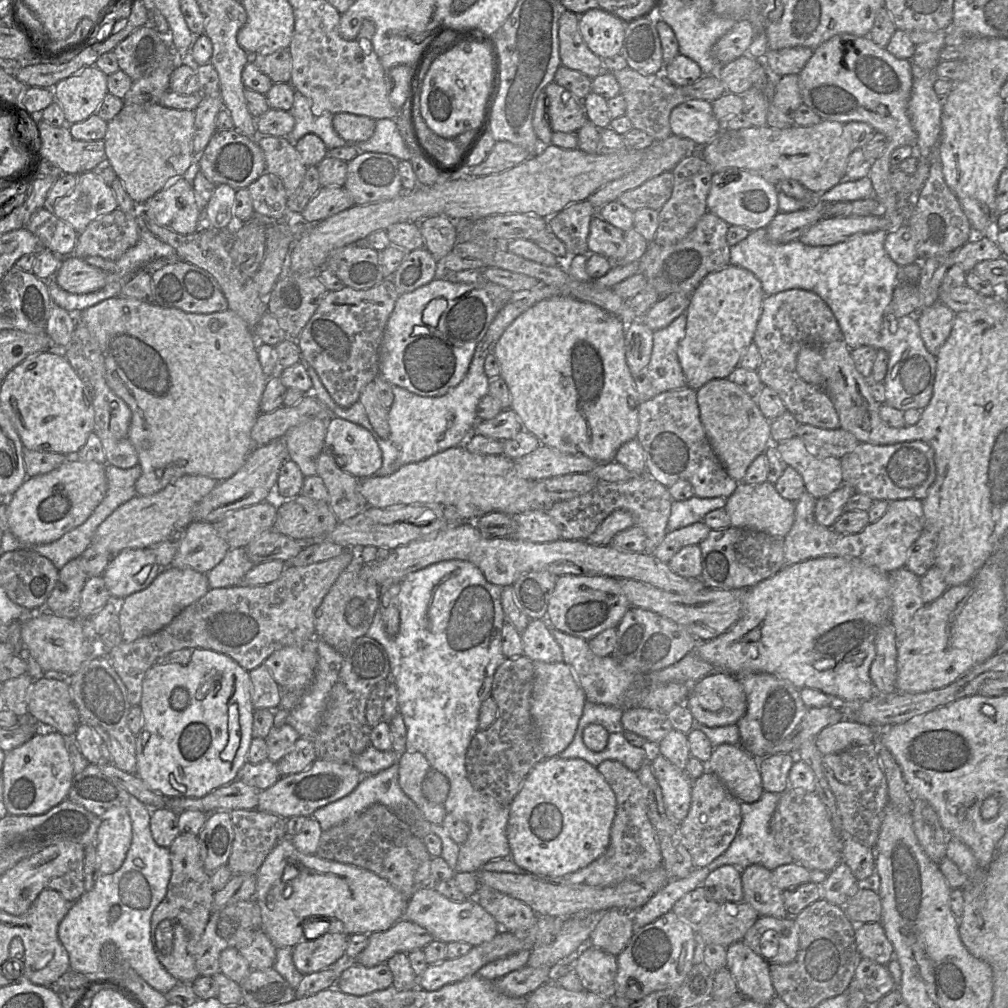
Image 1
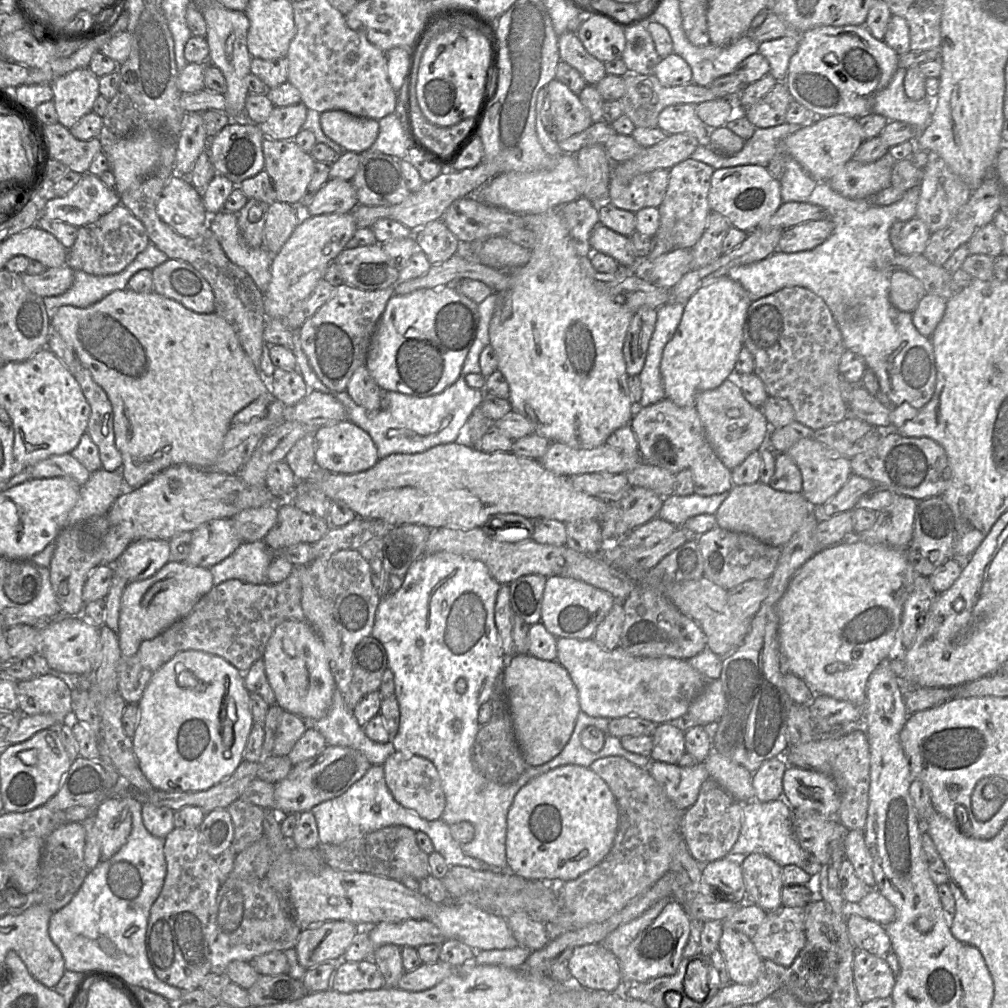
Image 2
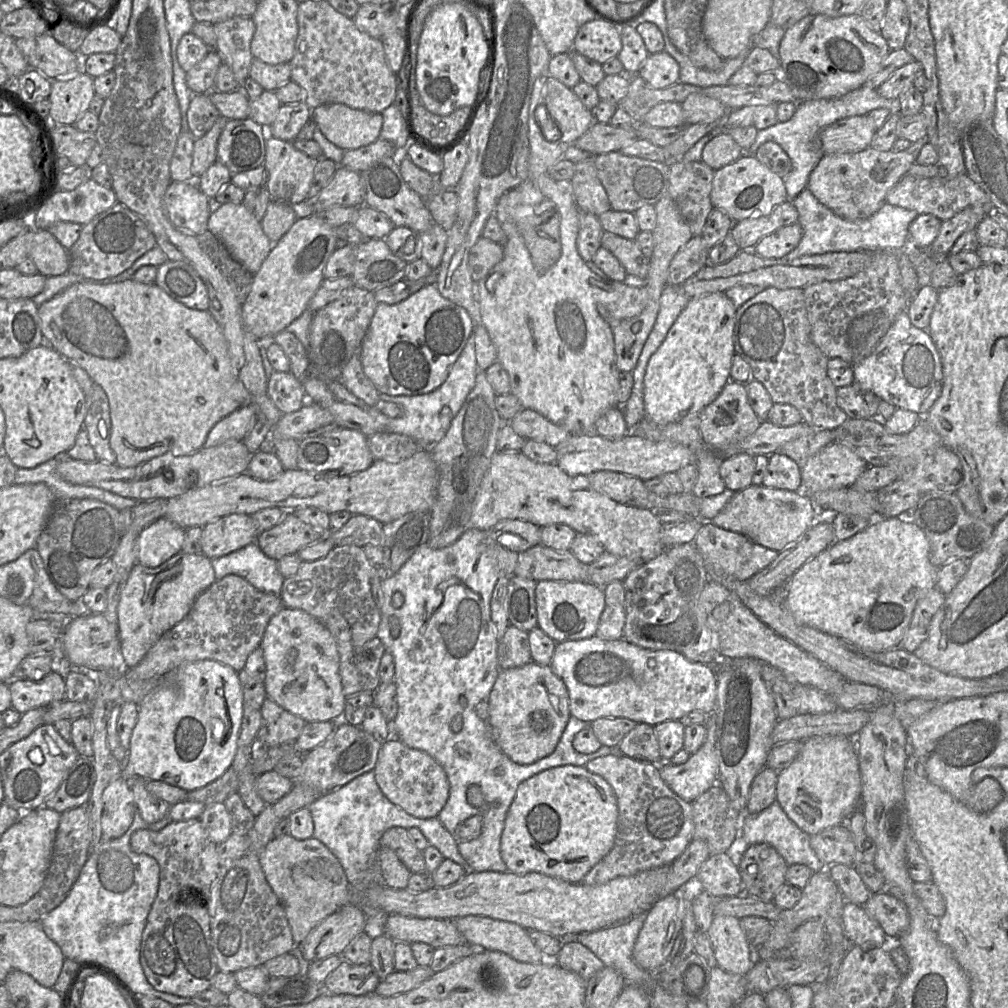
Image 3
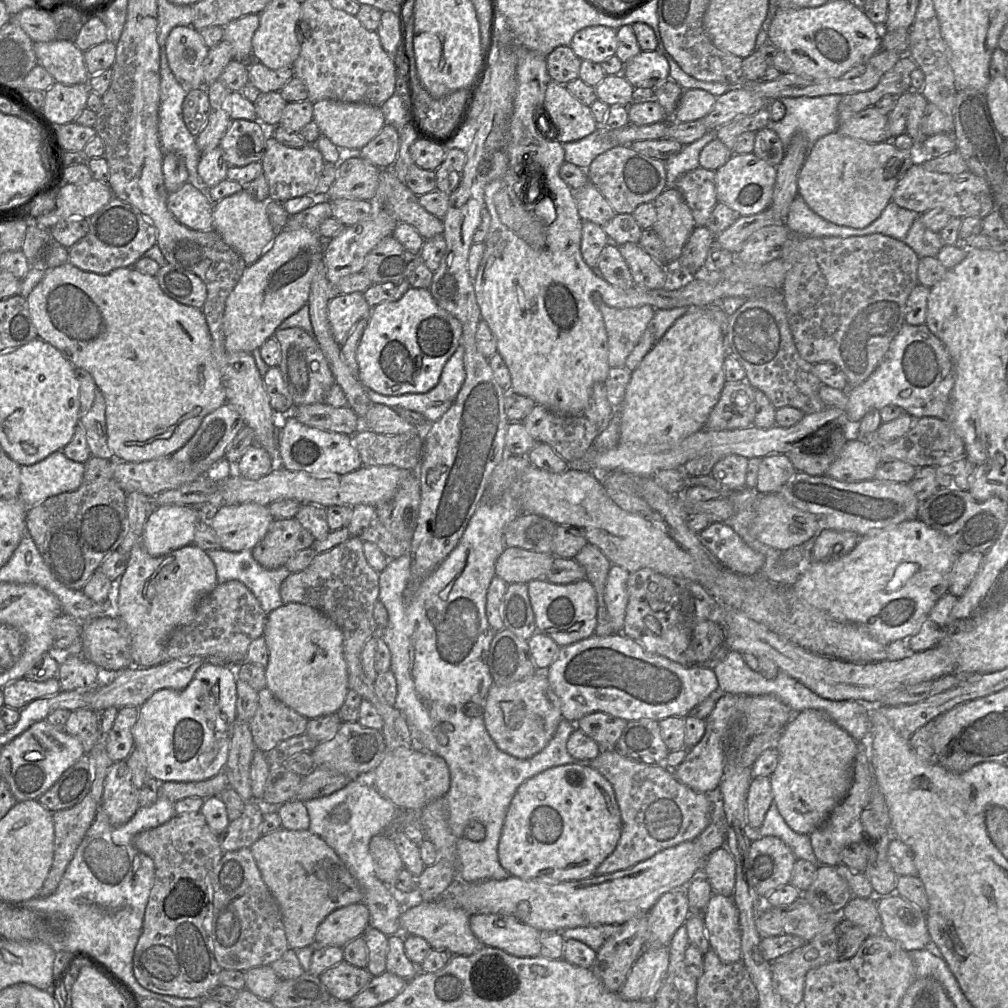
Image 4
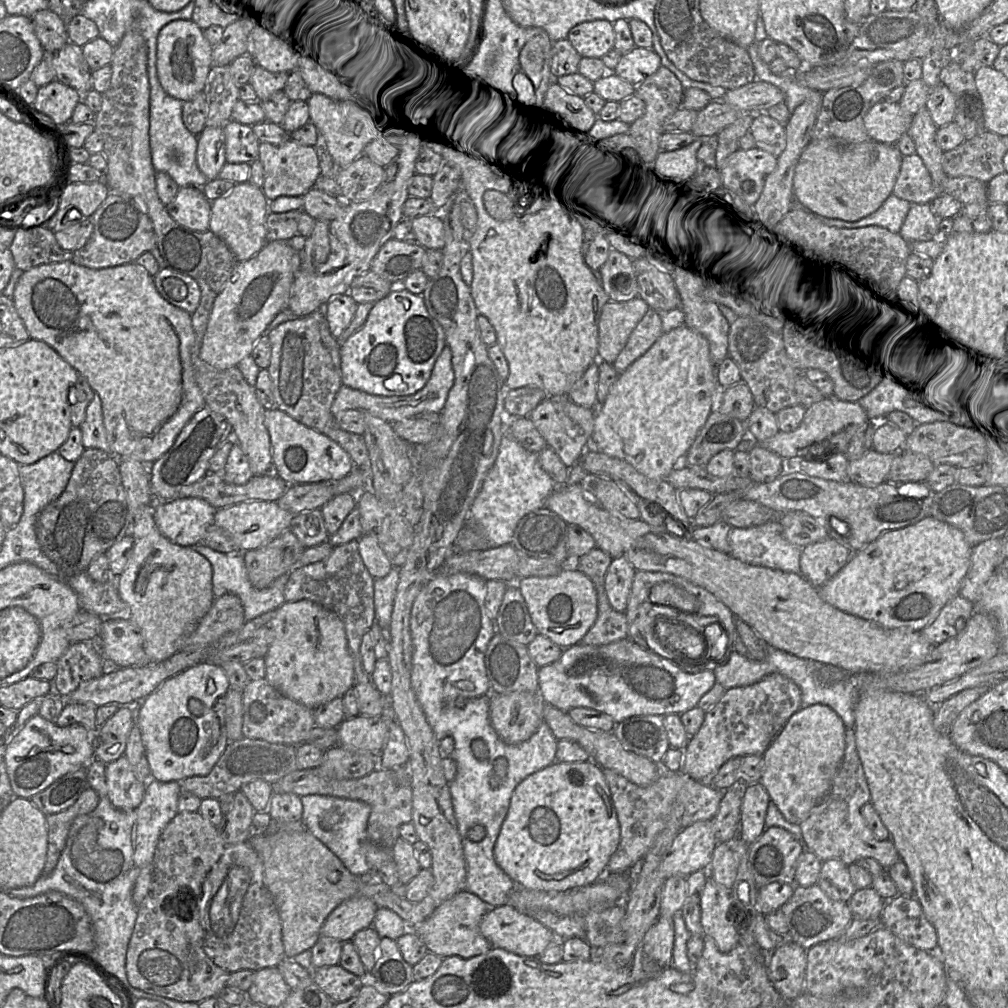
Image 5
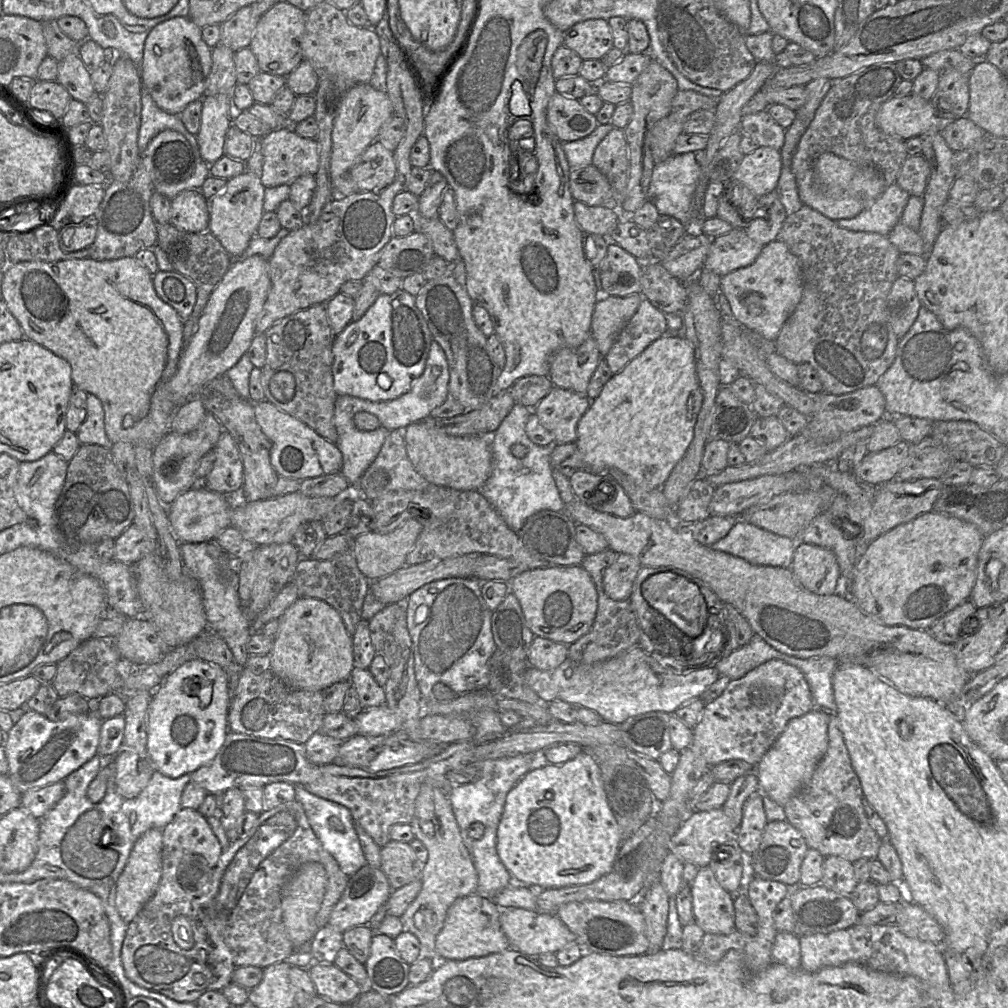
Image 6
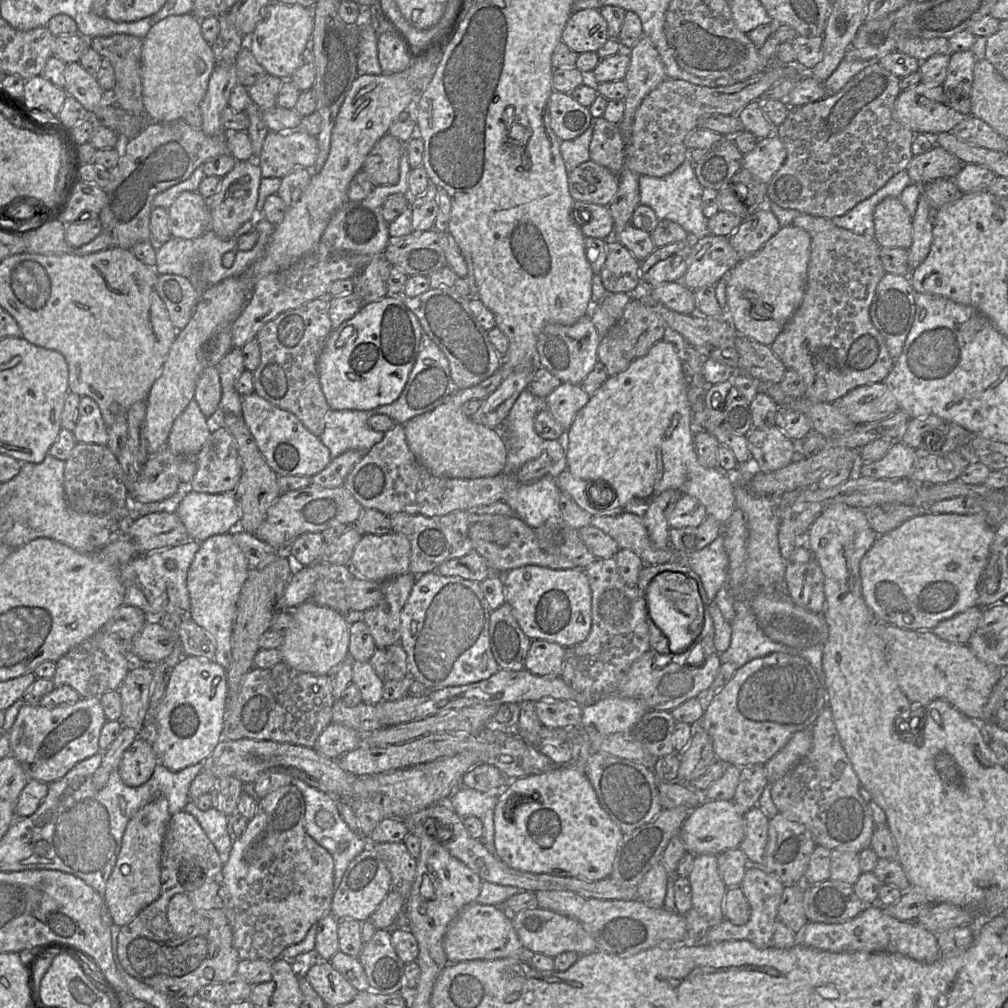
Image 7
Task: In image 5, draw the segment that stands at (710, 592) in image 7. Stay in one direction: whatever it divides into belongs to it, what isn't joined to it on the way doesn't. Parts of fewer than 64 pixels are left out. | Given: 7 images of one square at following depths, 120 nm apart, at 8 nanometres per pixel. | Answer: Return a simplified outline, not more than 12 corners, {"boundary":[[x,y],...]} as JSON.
{"boundary":[[778,520],[731,527],[729,555],[799,573],[802,547]]}

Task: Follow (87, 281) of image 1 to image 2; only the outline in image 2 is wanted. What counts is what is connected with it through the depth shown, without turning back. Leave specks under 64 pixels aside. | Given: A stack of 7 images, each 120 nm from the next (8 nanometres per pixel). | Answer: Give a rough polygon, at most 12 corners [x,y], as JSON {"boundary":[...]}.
{"boundary":[[67,264],[37,275],[21,274],[34,294],[47,297],[65,293],[74,270]]}

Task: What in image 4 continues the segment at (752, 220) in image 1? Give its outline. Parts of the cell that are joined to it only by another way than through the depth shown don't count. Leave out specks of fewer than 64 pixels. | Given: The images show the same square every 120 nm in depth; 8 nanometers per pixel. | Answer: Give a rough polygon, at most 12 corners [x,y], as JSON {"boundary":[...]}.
{"boundary":[[733,154],[715,171],[718,202],[740,216],[769,208],[777,166]]}

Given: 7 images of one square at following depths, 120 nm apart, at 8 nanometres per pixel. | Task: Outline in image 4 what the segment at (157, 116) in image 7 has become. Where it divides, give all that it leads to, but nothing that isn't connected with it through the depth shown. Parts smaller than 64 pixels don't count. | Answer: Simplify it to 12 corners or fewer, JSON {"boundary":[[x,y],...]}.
{"boundary":[[177,26],[168,65],[187,89],[201,86],[208,54],[198,30]]}

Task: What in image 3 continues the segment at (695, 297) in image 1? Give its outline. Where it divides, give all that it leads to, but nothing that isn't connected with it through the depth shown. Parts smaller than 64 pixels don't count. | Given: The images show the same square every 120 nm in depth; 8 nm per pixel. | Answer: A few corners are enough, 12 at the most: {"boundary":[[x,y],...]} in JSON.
{"boundary":[[691,298],[650,357],[645,417],[699,413],[731,381],[737,308]]}

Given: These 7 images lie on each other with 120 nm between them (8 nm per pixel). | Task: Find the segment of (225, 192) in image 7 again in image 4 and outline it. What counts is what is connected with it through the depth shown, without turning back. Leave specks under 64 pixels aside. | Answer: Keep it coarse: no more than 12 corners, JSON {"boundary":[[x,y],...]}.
{"boundary":[[244,189],[213,205],[212,229],[247,266],[277,234]]}

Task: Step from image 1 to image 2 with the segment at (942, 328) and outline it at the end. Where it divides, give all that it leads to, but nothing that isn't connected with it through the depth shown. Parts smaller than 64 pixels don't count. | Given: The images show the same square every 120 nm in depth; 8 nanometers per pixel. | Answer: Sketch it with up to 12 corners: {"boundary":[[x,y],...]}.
{"boundary":[[926,293],[911,313],[918,332],[931,338],[946,300]]}

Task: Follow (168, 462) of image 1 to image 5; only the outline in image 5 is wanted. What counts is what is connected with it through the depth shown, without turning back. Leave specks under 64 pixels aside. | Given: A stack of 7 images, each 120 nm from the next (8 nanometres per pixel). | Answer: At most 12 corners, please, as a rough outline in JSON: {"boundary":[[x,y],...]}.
{"boundary":[[143,266],[22,273],[30,338],[152,464],[206,407],[192,314]]}

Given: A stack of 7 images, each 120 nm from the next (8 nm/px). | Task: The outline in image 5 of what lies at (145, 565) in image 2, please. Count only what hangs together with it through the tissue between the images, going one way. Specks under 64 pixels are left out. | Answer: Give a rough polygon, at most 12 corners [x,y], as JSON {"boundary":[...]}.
{"boundary":[[200,498],[156,502],[171,542],[202,544],[216,508]]}

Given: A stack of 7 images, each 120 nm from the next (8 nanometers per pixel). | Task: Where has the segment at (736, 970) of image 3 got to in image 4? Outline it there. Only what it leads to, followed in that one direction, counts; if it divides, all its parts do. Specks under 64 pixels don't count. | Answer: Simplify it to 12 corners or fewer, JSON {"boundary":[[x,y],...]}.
{"boundary":[[713,894],[704,924],[726,964],[742,960],[732,897]]}

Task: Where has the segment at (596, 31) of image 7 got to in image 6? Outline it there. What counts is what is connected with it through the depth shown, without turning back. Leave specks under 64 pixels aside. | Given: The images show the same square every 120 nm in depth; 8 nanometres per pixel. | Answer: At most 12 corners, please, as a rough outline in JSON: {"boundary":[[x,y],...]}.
{"boundary":[[605,19],[563,32],[563,44],[582,60],[601,60],[613,48]]}

